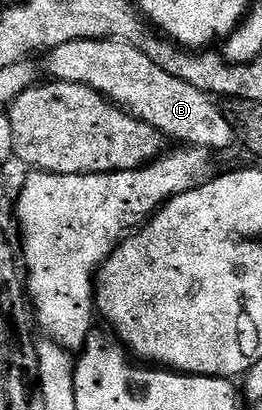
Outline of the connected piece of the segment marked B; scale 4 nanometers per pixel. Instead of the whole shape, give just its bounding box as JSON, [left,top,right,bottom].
[47,38,236,152]

